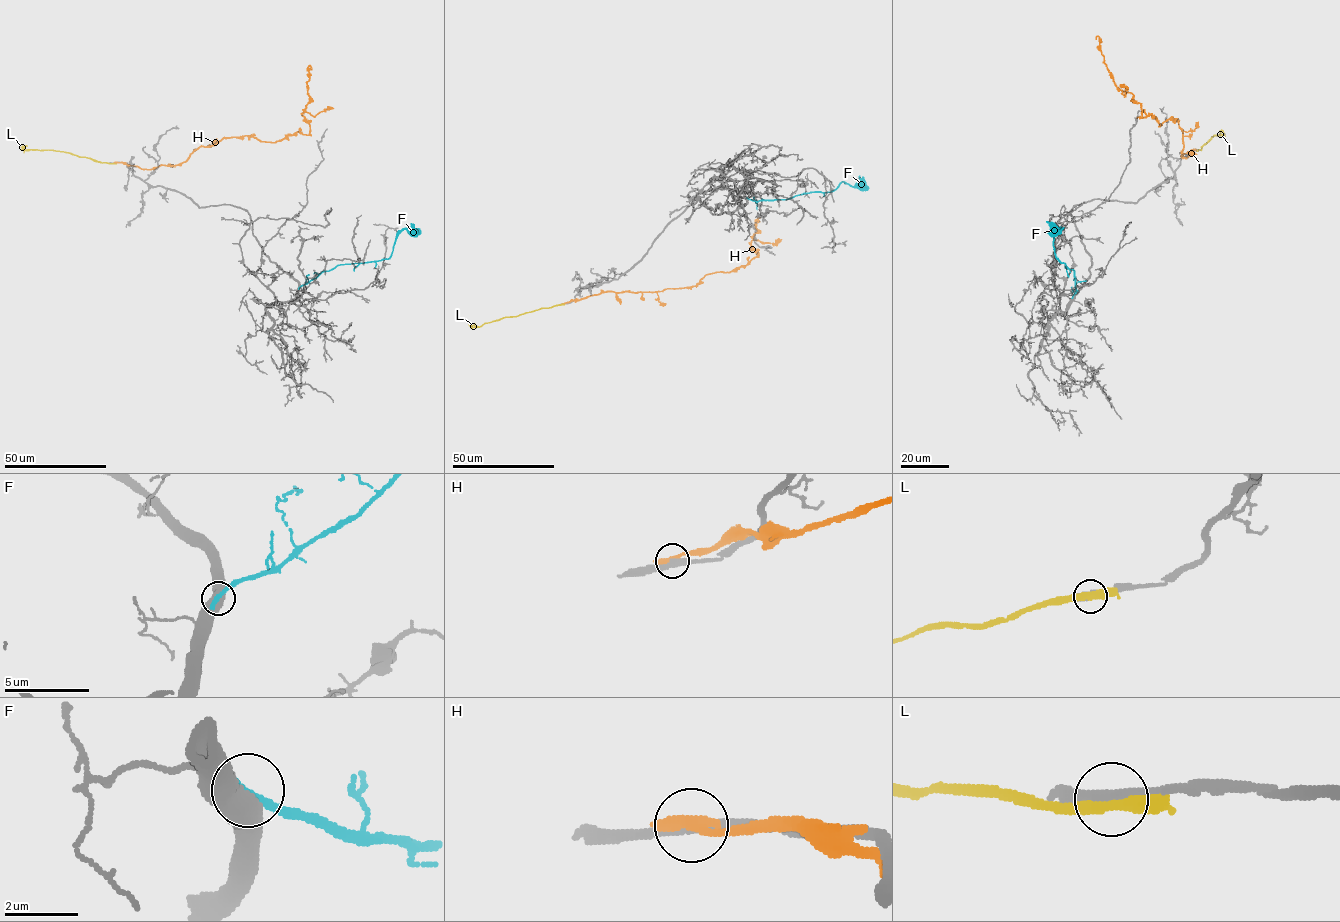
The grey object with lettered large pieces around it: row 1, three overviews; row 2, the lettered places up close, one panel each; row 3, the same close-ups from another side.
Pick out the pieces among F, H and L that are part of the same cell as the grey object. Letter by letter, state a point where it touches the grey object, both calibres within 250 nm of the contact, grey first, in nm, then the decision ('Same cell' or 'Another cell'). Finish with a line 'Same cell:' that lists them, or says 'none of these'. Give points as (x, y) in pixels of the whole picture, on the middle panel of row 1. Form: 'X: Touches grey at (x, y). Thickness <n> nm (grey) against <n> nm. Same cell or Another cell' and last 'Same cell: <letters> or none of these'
F: Touches grey at (747, 198). Thickness 550 nm (grey) against 320 nm. Same cell
H: Touches grey at (564, 303). Thickness 280 nm (grey) against 400 nm. Another cell
L: Touches grey at (561, 304). Thickness 320 nm (grey) against 380 nm. Another cell
Same cell: F

